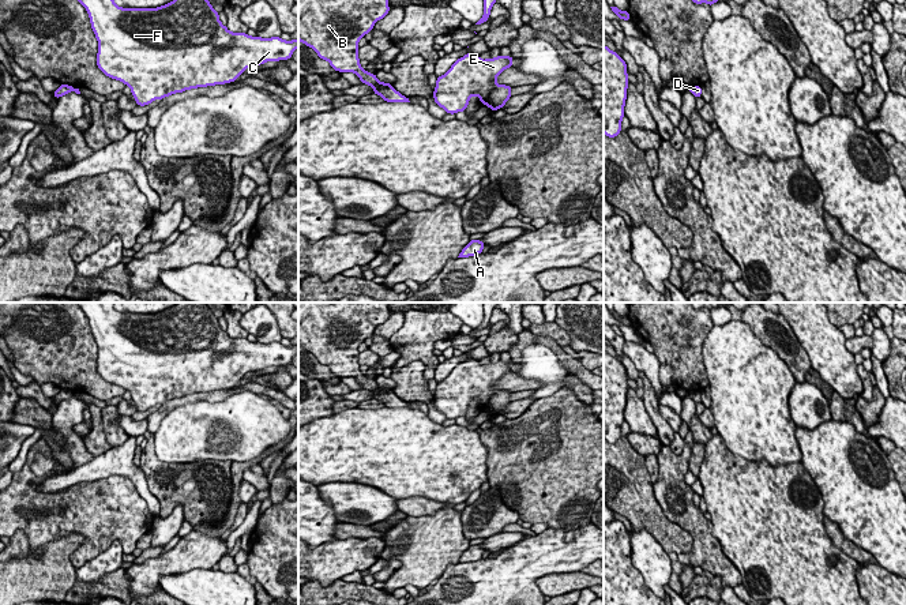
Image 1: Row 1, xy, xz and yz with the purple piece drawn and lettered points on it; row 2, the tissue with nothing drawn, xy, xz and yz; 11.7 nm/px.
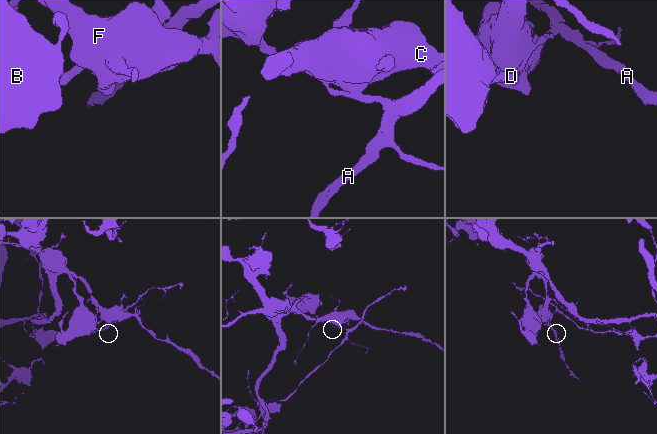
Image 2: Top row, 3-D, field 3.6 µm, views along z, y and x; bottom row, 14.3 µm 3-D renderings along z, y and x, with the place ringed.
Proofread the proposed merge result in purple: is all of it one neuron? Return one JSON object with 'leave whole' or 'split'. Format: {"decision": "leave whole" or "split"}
{"decision": "split"}

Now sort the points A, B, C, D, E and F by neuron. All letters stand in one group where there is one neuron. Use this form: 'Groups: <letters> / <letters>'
Groups: A D / B C E F

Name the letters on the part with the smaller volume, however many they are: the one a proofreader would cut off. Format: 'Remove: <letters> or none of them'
Remove: A, D

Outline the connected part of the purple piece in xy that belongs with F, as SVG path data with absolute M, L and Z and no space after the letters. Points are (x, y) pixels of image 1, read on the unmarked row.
M113 302L76 304L86 313L98 346L97 372L108 383L129 391L138 412L191 394L232 388L245 373L267 367L289 365L298 353L298 345L285 346L281 342L262 343L229 337L207 302L177 302L157 313L123 313L114 309Z

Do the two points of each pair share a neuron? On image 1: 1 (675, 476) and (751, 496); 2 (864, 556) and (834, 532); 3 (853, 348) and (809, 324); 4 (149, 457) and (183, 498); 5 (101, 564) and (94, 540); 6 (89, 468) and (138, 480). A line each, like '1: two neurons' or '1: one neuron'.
1: two neurons
2: one neuron
3: two neurons
4: one neuron
5: two neurons
6: one neuron

